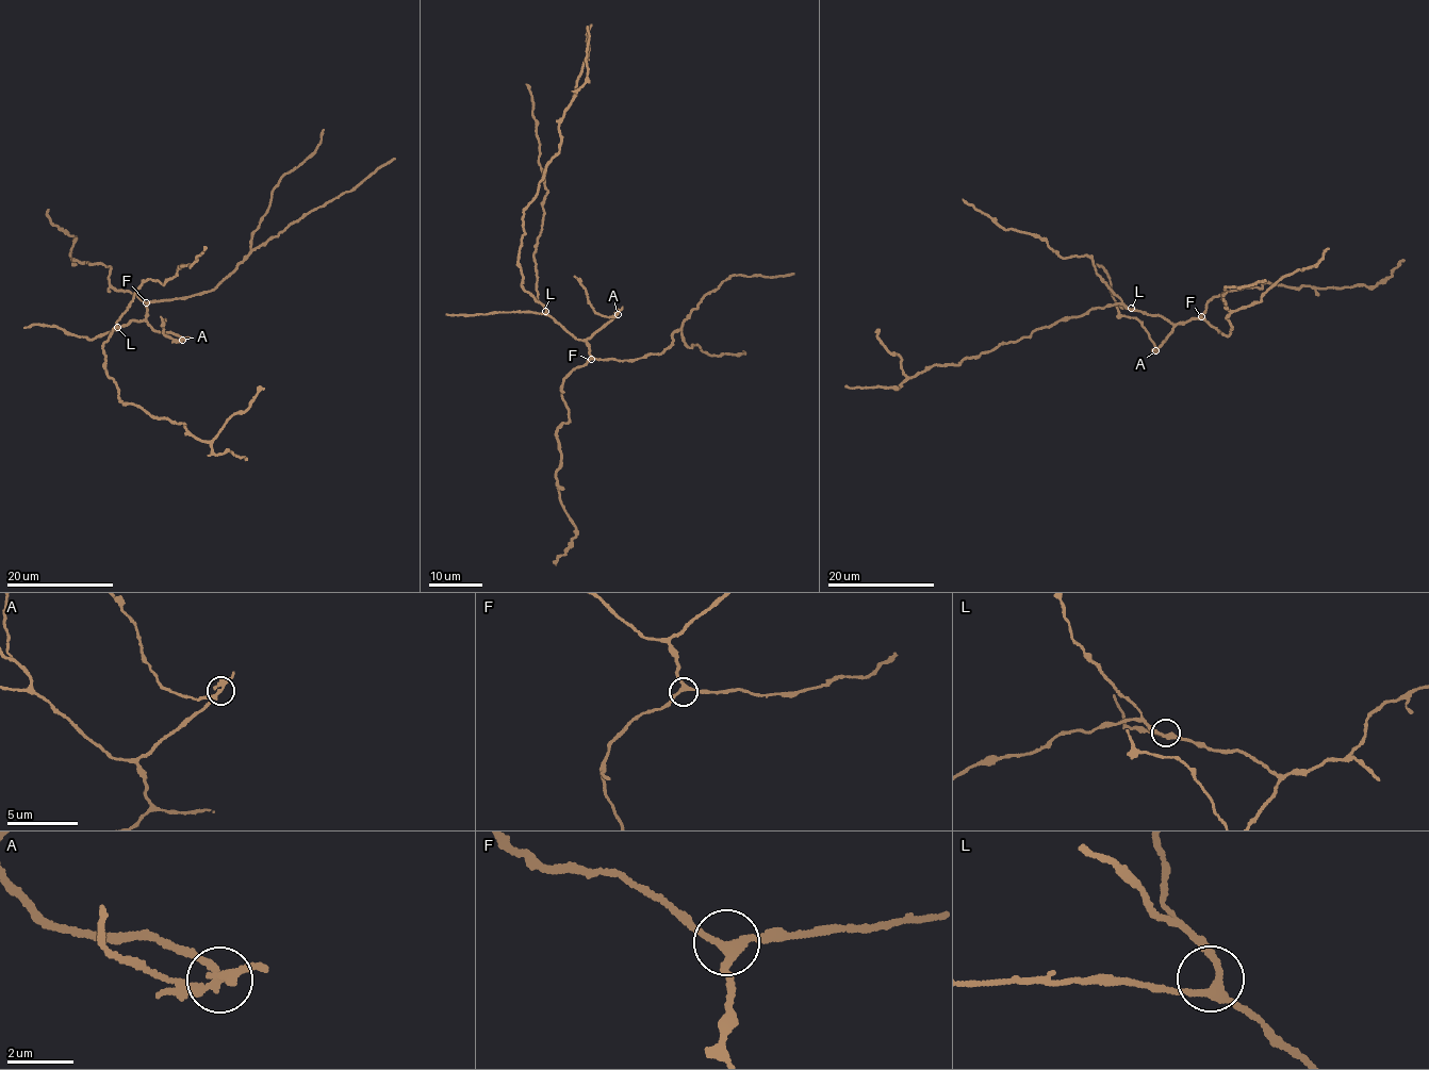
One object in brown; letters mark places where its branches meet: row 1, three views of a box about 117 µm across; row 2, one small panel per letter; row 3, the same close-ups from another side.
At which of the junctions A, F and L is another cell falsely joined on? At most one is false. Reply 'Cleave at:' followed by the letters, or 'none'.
Cleave at: A

